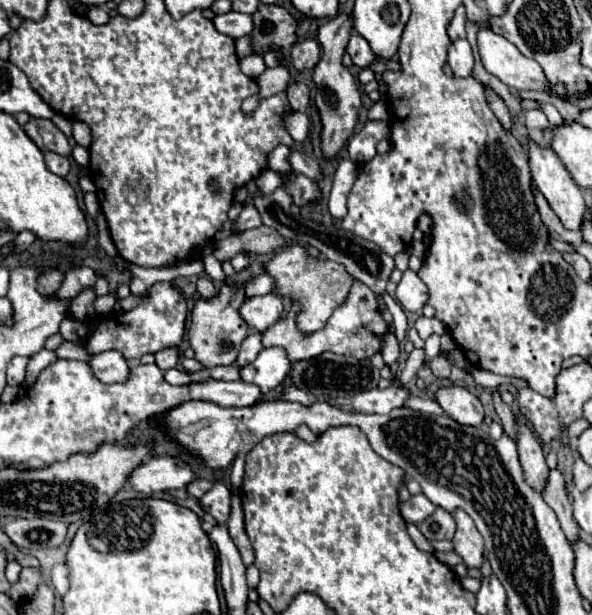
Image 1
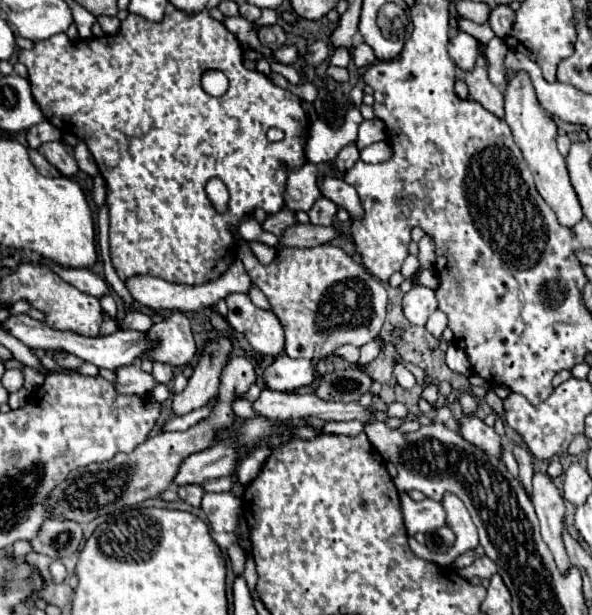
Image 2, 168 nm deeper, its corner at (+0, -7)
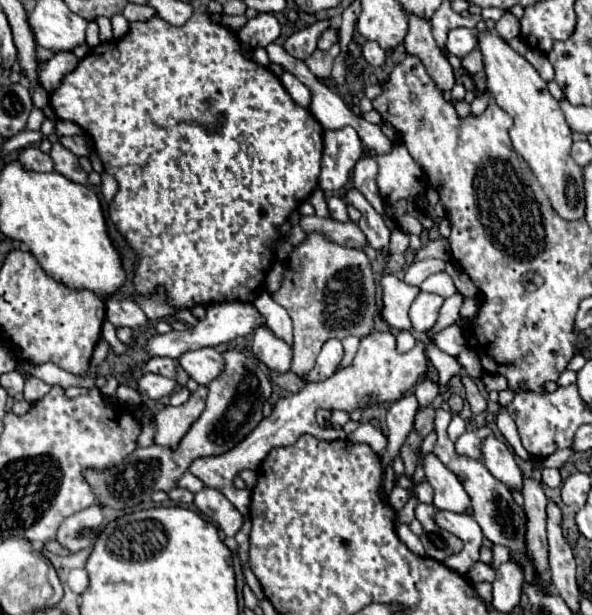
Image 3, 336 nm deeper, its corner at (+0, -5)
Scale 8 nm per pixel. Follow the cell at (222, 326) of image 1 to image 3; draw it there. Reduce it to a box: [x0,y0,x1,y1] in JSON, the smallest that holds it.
[153,386,207,450]

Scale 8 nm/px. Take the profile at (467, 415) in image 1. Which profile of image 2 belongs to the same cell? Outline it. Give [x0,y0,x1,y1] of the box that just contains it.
[459,414,501,456]

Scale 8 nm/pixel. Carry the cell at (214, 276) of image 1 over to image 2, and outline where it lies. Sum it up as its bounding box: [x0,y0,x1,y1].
[225,294,283,356]

